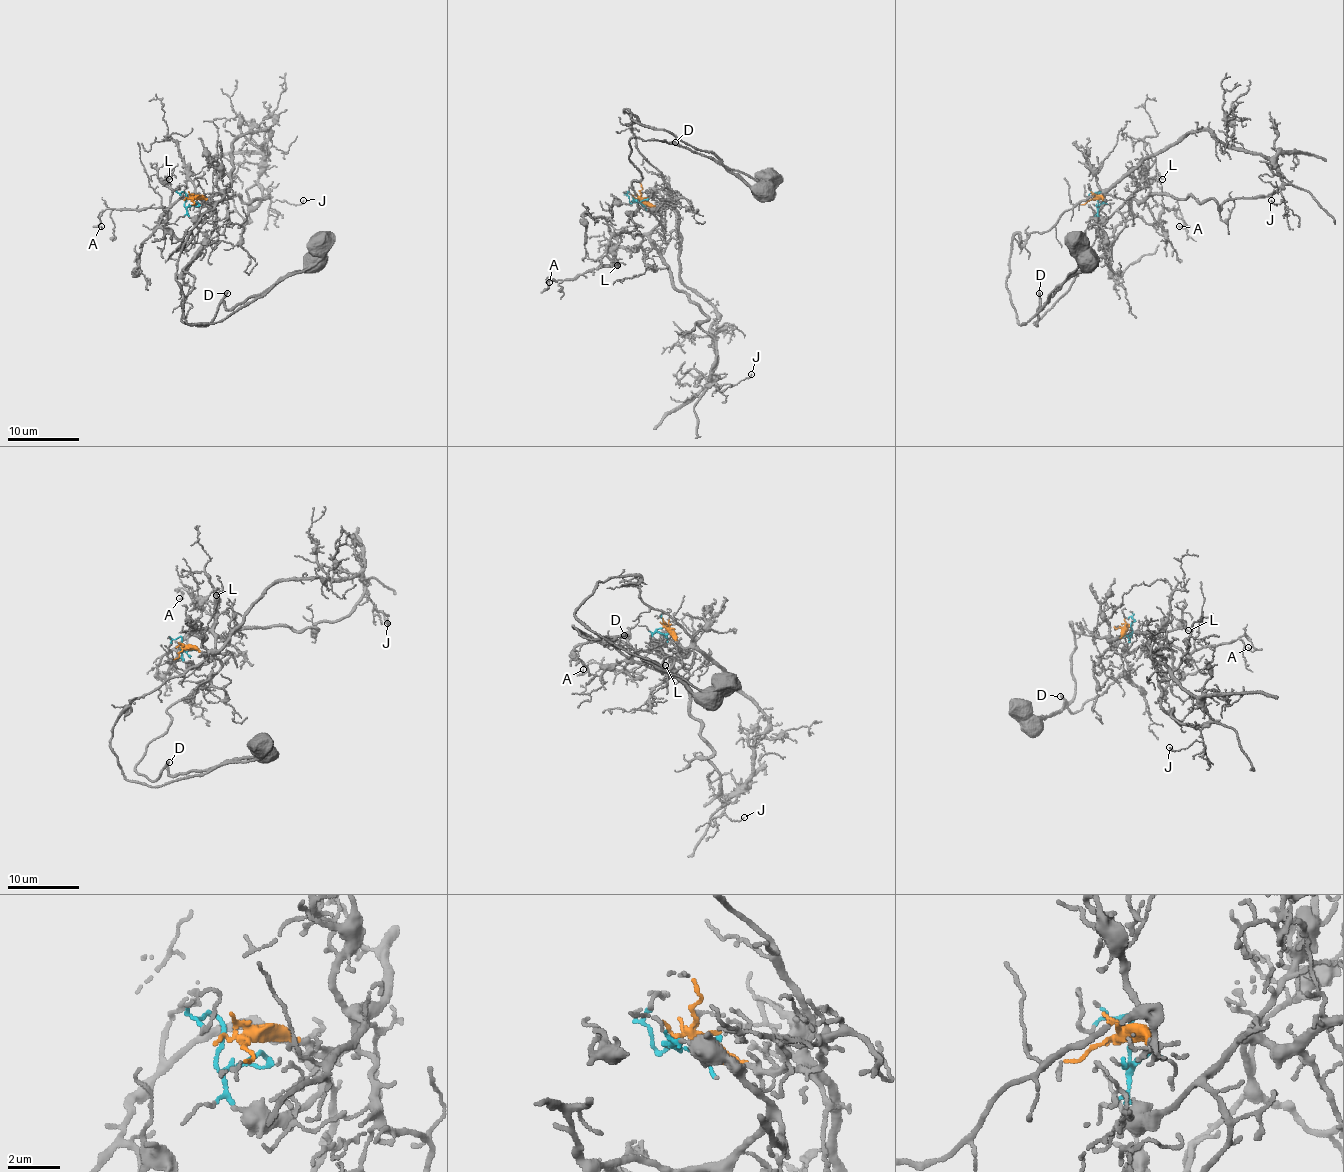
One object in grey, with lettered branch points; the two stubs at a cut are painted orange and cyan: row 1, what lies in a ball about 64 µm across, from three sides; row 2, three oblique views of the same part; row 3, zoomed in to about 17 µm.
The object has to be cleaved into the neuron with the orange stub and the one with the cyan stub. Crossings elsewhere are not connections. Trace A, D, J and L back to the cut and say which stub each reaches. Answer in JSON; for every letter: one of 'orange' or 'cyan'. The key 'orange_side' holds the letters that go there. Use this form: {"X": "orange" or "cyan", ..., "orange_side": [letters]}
{"A": "cyan", "D": "cyan", "J": "orange", "L": "cyan", "orange_side": ["J"]}

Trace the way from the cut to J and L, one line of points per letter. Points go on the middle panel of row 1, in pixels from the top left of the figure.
J: (635, 198), (667, 207), (678, 214), (679, 278), (715, 310), (715, 365), (706, 385), (735, 385), (751, 374)
L: (635, 198), (633, 201), (644, 201), (660, 221), (645, 233), (621, 231), (621, 242), (615, 248), (617, 265)

